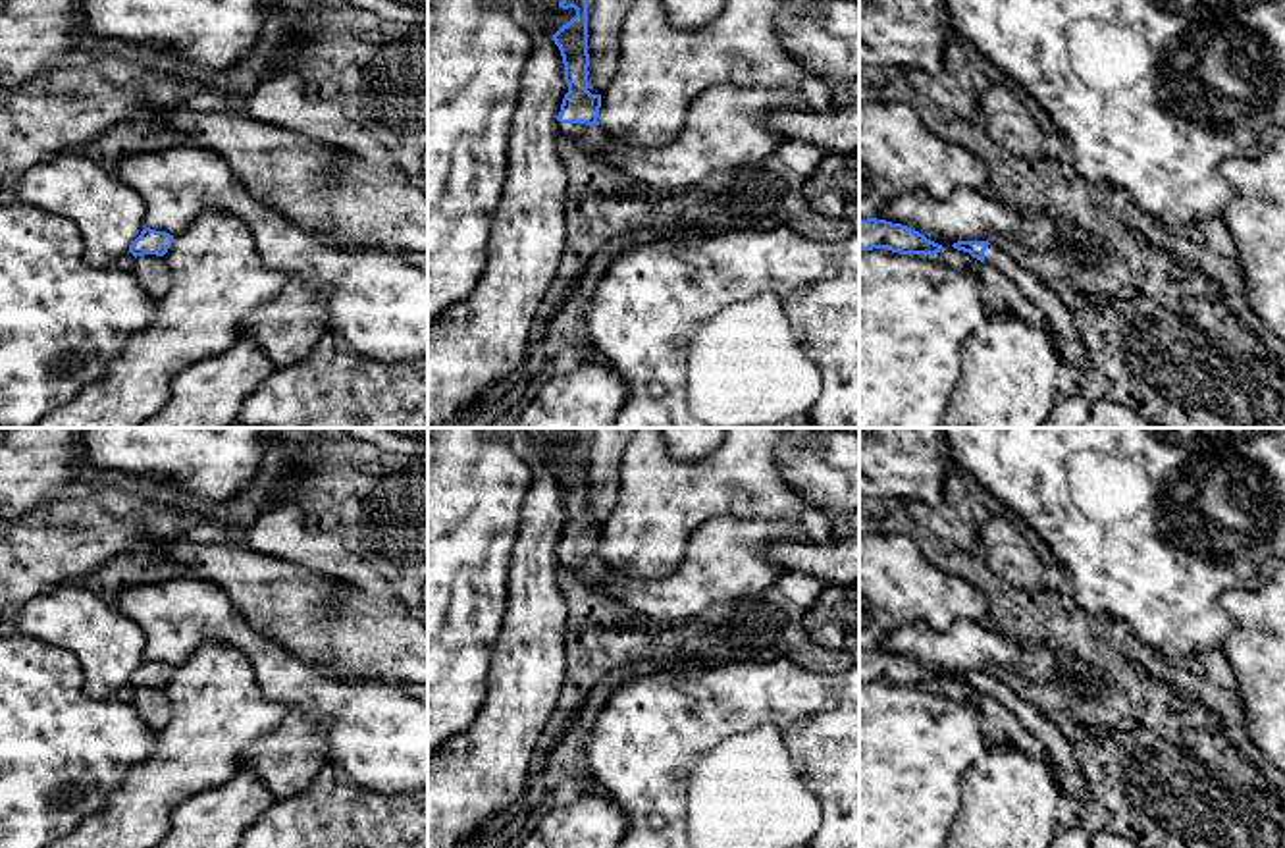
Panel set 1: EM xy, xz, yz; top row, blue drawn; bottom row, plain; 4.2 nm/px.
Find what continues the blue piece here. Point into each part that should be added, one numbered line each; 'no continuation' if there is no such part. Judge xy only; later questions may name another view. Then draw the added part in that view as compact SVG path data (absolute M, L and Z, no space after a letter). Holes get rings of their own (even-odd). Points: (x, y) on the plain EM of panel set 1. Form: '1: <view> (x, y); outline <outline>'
no continuation

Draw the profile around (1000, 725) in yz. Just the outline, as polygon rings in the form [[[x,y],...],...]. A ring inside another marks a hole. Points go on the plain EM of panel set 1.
[[[977,692],[971,700],[967,700],[967,703],[983,717],[984,734],[992,744],[1010,746],[1044,761],[1052,769],[1056,782],[1062,786],[1062,777],[1050,752],[1002,702]]]

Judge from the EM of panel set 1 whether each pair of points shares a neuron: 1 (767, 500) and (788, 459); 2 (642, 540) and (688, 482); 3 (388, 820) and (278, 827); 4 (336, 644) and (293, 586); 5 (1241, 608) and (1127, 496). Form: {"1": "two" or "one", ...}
{"1": "two", "2": "one", "3": "one", "4": "one", "5": "two"}

